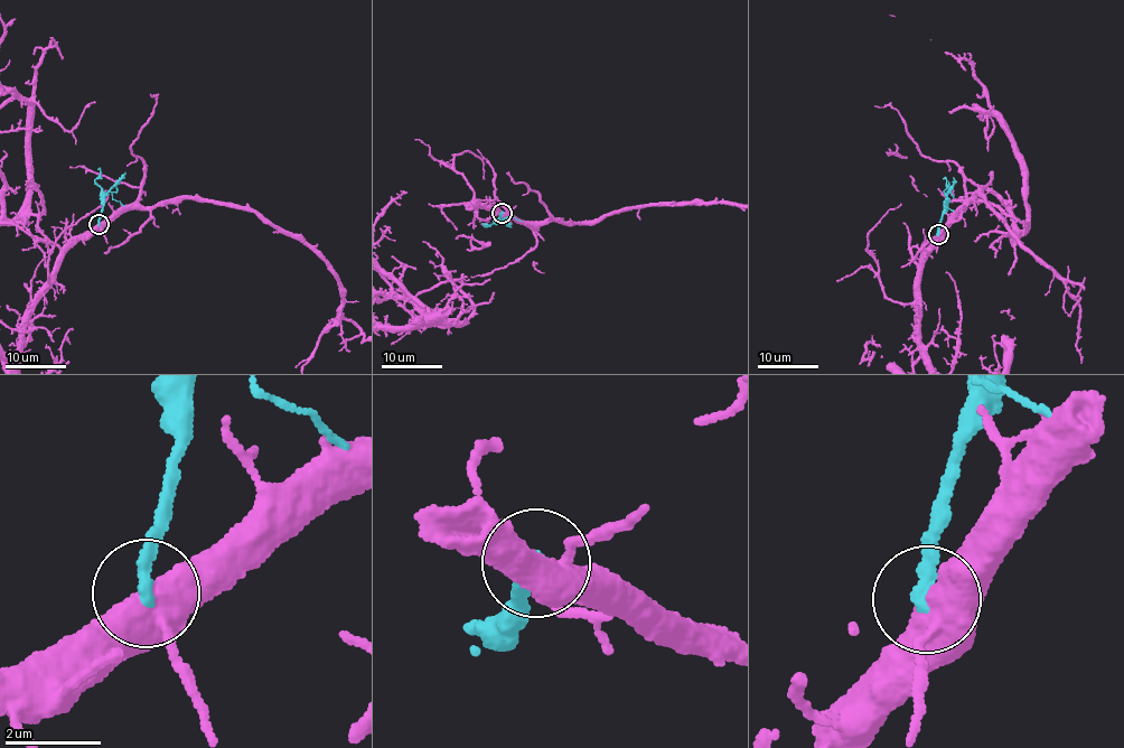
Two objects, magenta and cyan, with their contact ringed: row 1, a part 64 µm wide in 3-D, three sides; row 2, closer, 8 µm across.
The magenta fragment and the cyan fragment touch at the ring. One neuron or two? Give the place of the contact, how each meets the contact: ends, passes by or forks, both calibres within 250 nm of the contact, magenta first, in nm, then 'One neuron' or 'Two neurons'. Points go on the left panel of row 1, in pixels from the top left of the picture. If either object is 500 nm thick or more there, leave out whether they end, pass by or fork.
Place: (99, 224). Thickness 550 nm (magenta) against 300 nm. Two neurons

